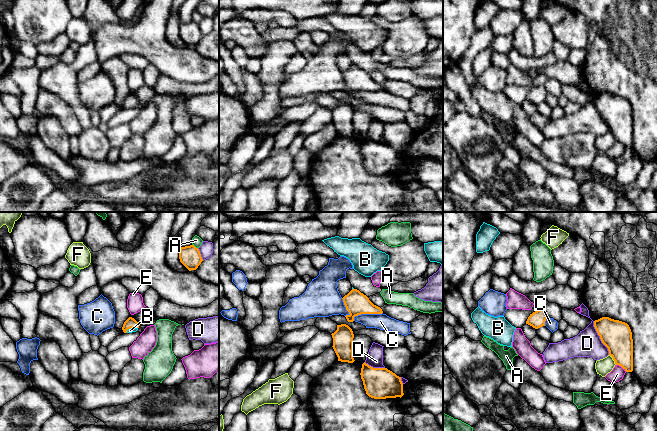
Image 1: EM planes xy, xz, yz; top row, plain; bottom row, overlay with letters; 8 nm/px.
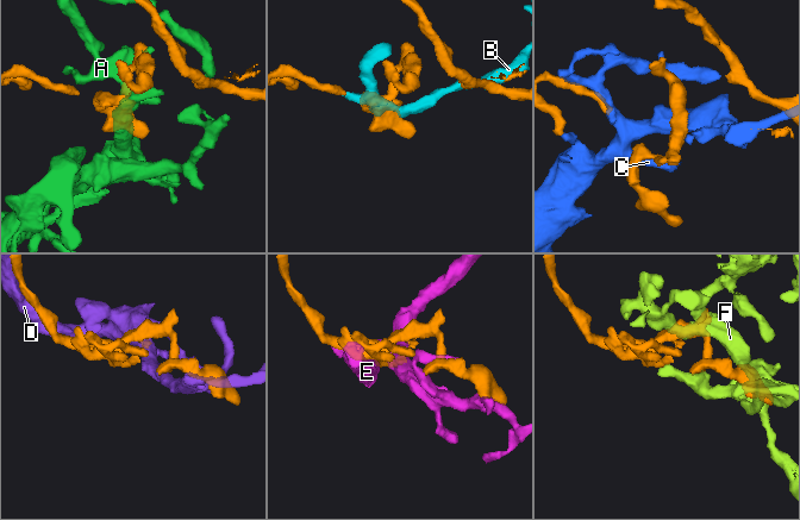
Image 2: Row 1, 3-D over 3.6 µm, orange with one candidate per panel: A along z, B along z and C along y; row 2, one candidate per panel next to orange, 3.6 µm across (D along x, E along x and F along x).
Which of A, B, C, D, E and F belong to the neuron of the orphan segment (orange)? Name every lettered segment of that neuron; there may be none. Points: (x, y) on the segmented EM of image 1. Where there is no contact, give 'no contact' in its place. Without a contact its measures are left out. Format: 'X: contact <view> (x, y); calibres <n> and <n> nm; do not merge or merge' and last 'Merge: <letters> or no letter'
A: contact xy (194, 246); calibres 170 and 80 nm; do not merge
B: contact xy (131, 327); calibres 80 and 40 nm; merge
C: contact xz (366, 313); calibres 190 and 130 nm; do not merge
D: contact yz (600, 338); calibres 240 and 220 nm; do not merge
E: contact yz (621, 366); calibres 240 and 110 nm; do not merge
F: contact yz (613, 359); calibres 240 and 130 nm; do not merge
Merge: B

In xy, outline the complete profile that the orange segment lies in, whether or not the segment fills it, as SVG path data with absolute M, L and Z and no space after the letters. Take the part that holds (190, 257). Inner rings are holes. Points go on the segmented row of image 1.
M194 245L180 248L180 262L189 270L196 270L203 261L200 251Z

